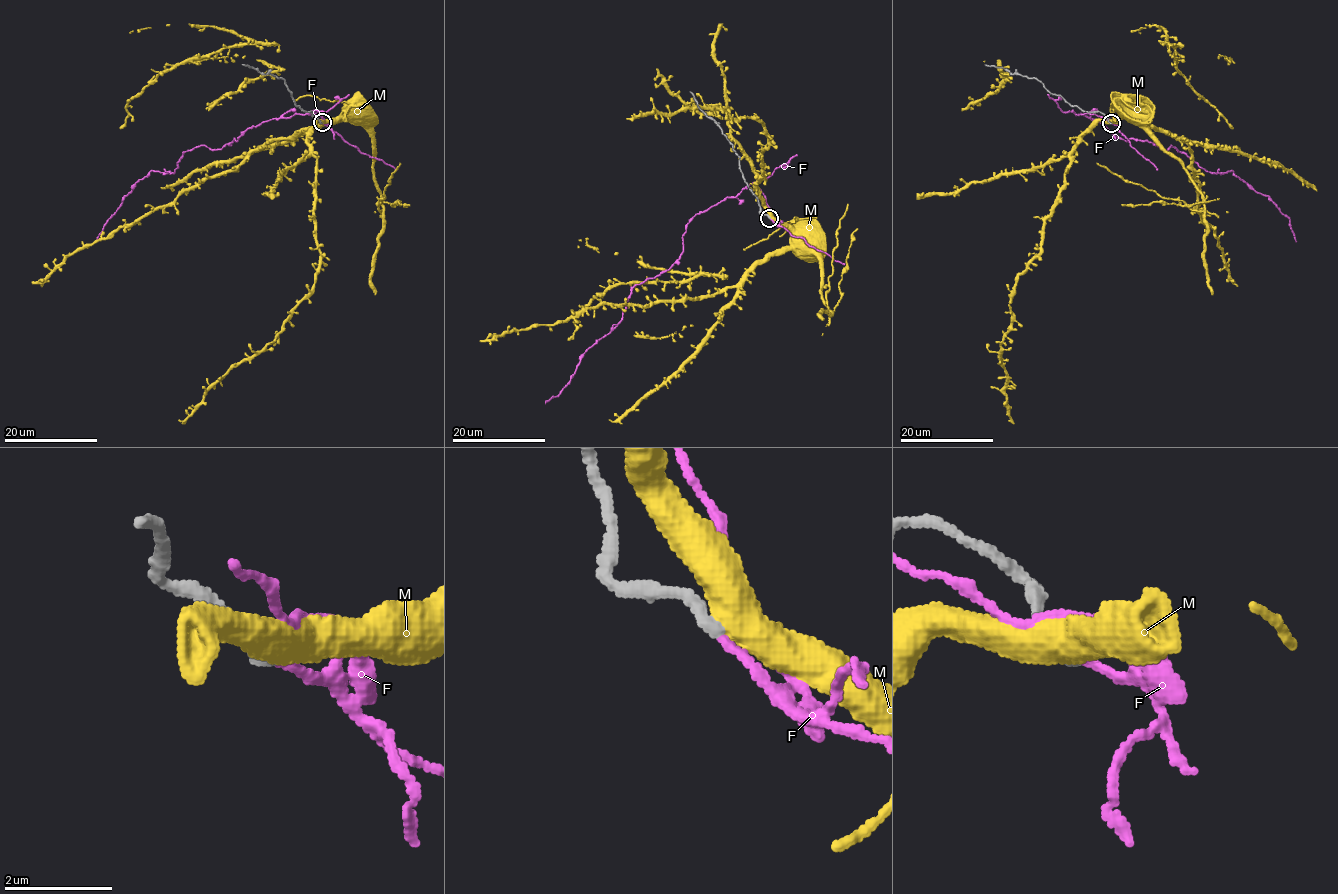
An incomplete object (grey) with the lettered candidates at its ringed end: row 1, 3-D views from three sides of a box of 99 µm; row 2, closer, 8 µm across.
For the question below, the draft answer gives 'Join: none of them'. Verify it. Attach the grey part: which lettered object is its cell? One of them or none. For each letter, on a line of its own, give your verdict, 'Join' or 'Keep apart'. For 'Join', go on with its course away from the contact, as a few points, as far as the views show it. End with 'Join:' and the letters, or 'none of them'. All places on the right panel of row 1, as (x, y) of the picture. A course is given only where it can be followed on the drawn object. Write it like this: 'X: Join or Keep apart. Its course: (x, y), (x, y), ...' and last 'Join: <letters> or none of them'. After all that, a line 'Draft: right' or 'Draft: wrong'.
F: Keep apart
M: Keep apart
Join: none of them
Draft: right

